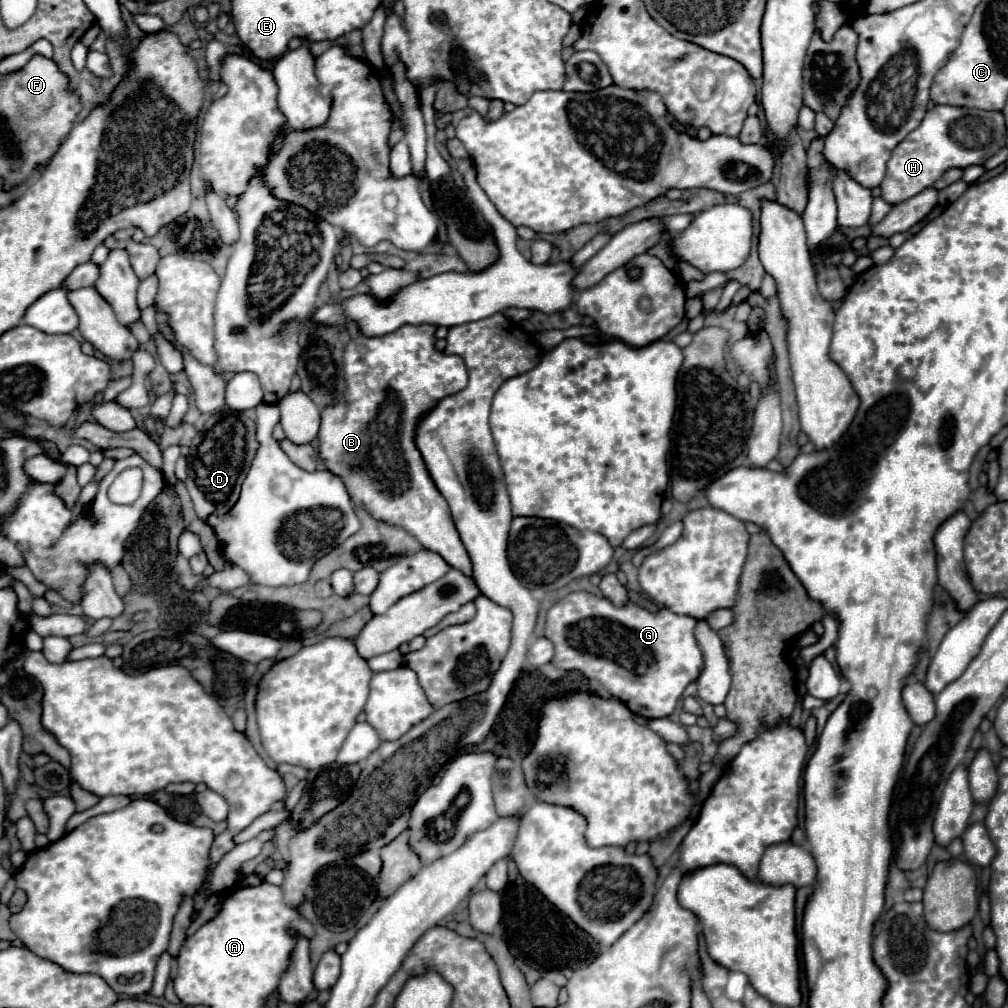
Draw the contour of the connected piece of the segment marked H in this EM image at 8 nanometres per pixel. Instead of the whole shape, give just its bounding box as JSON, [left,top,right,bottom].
[881,105,1007,205]

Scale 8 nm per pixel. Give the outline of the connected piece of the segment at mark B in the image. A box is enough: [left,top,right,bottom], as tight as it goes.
[319,325,471,575]

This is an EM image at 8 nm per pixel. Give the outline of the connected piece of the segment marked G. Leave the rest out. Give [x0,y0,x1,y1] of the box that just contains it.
[545,593,703,719]

